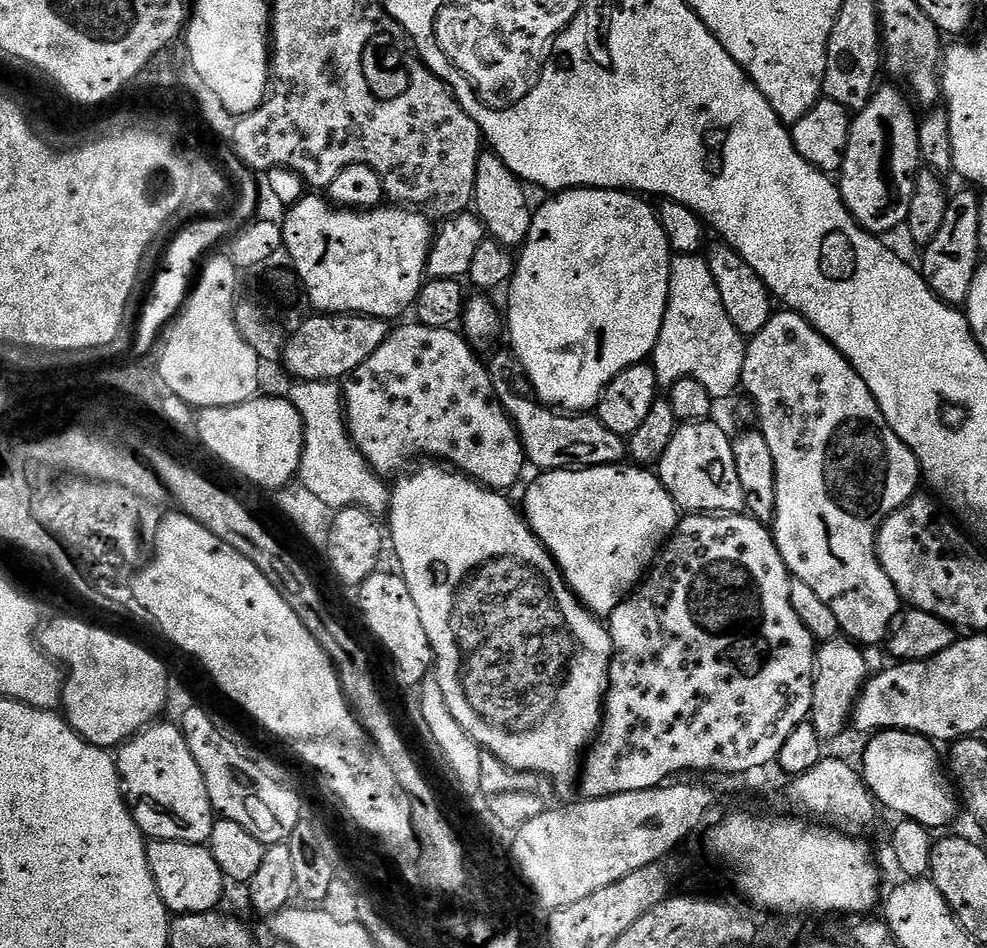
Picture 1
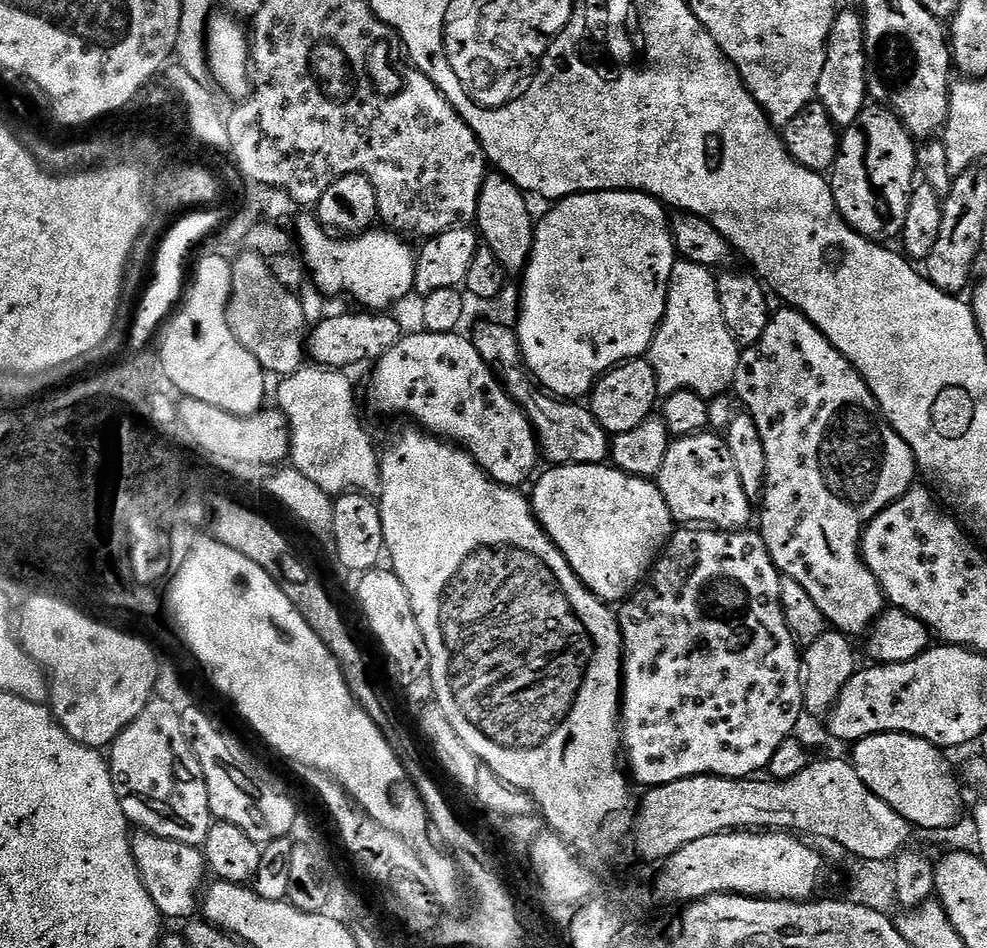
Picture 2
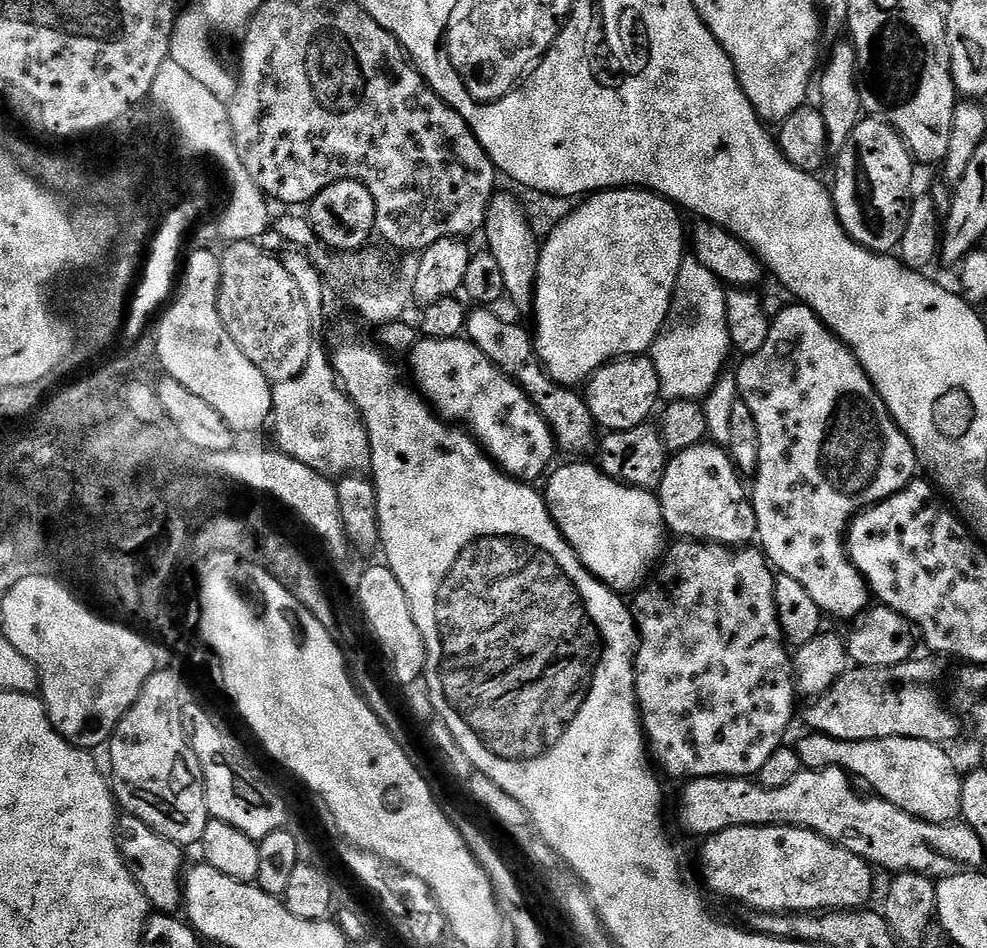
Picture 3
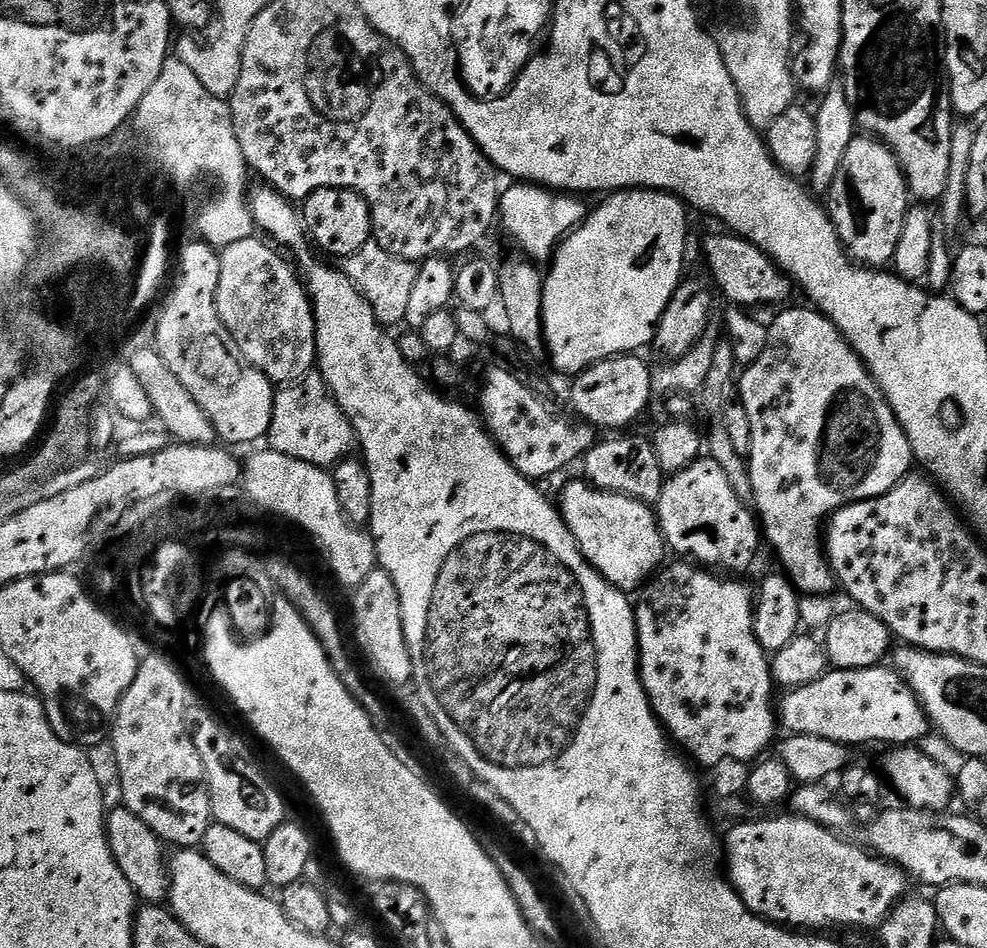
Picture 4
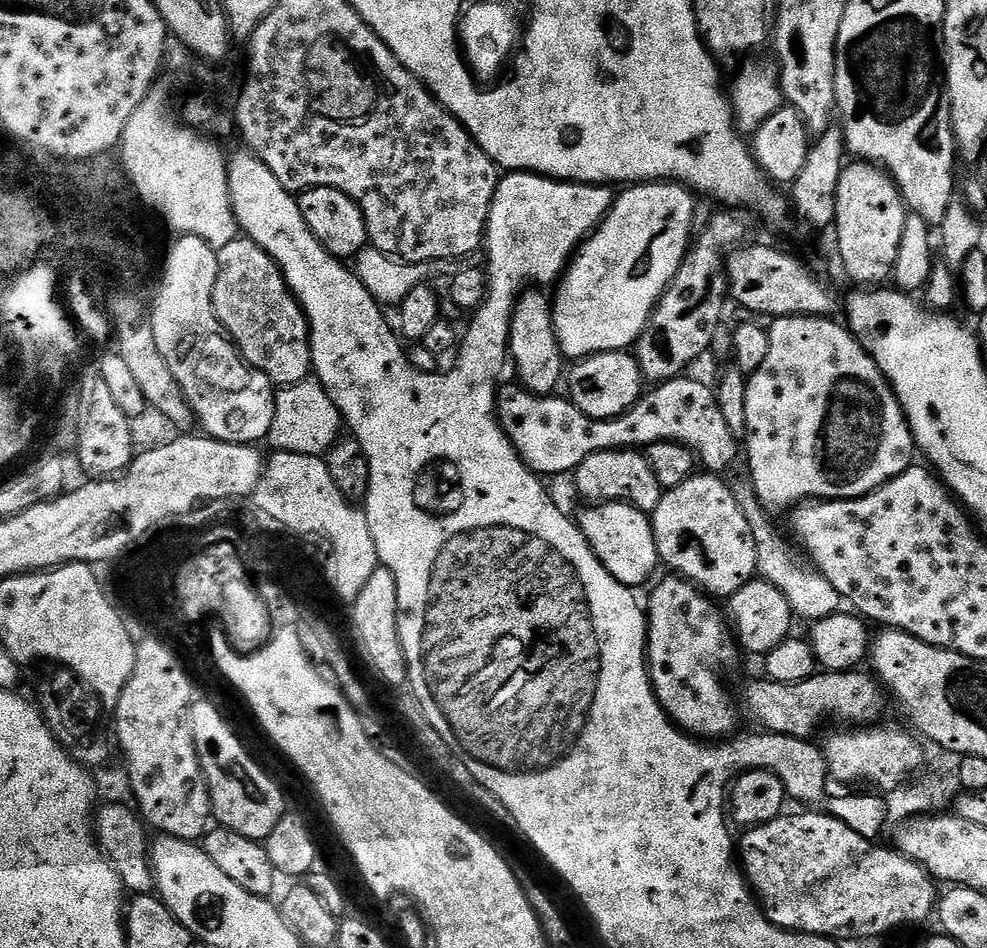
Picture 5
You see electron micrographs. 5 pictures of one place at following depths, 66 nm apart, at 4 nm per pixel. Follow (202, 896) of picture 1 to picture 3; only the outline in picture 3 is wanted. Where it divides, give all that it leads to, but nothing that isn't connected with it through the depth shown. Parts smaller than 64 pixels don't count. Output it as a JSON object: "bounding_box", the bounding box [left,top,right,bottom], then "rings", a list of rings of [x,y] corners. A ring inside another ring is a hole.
{"bounding_box":[118,814,186,914],"rings":[[[127,814],[119,817],[118,839],[120,852],[128,863],[130,874],[146,894],[149,905],[160,914],[175,913],[175,908],[179,909],[182,904],[182,877],[186,872],[185,849],[146,826],[146,822],[142,822],[137,816]]]}

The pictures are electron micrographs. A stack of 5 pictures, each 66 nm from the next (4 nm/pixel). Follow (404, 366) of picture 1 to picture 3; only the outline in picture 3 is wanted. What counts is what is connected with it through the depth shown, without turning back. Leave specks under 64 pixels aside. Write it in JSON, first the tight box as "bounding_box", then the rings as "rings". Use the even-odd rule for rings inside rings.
{"bounding_box":[410,338,558,482],"rings":[[[420,338],[412,347],[410,359],[411,383],[420,395],[441,420],[466,426],[483,448],[484,455],[494,461],[497,468],[514,480],[536,482],[553,467],[552,459],[558,456],[558,449],[548,423],[524,391],[498,365],[490,362],[471,340]]]}

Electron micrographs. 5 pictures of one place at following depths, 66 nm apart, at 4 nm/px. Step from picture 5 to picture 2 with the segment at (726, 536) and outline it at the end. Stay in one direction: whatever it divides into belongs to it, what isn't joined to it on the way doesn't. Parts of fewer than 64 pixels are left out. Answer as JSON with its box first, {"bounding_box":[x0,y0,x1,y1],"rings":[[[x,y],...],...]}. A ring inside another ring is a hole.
{"bounding_box":[654,430,754,530],"rings":[[[712,430],[673,439],[666,462],[654,477],[670,506],[673,521],[684,526],[711,526],[721,530],[744,530],[754,520],[754,506],[742,491],[734,458],[730,458],[727,439]]]}

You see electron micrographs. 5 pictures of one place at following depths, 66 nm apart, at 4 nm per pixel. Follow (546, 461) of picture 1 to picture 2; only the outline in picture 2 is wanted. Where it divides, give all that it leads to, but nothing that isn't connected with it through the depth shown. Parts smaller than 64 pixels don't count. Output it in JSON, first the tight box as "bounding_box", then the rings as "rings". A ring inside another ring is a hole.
{"bounding_box":[470,320,610,466],"rings":[[[484,320],[470,332],[472,344],[482,354],[482,362],[492,366],[492,373],[504,385],[513,402],[526,414],[540,441],[540,451],[552,466],[561,464],[603,464],[610,456],[610,433],[594,418],[591,407],[543,391],[535,379],[522,367],[520,337],[515,327]]]}

